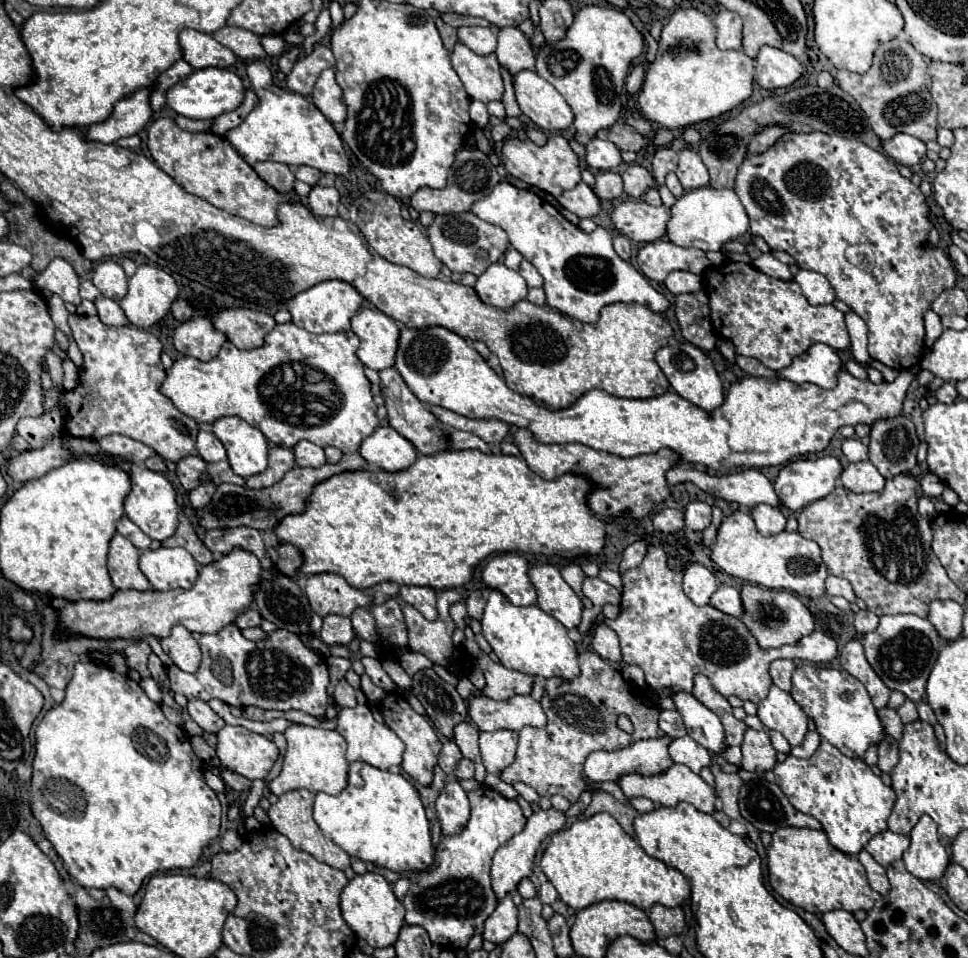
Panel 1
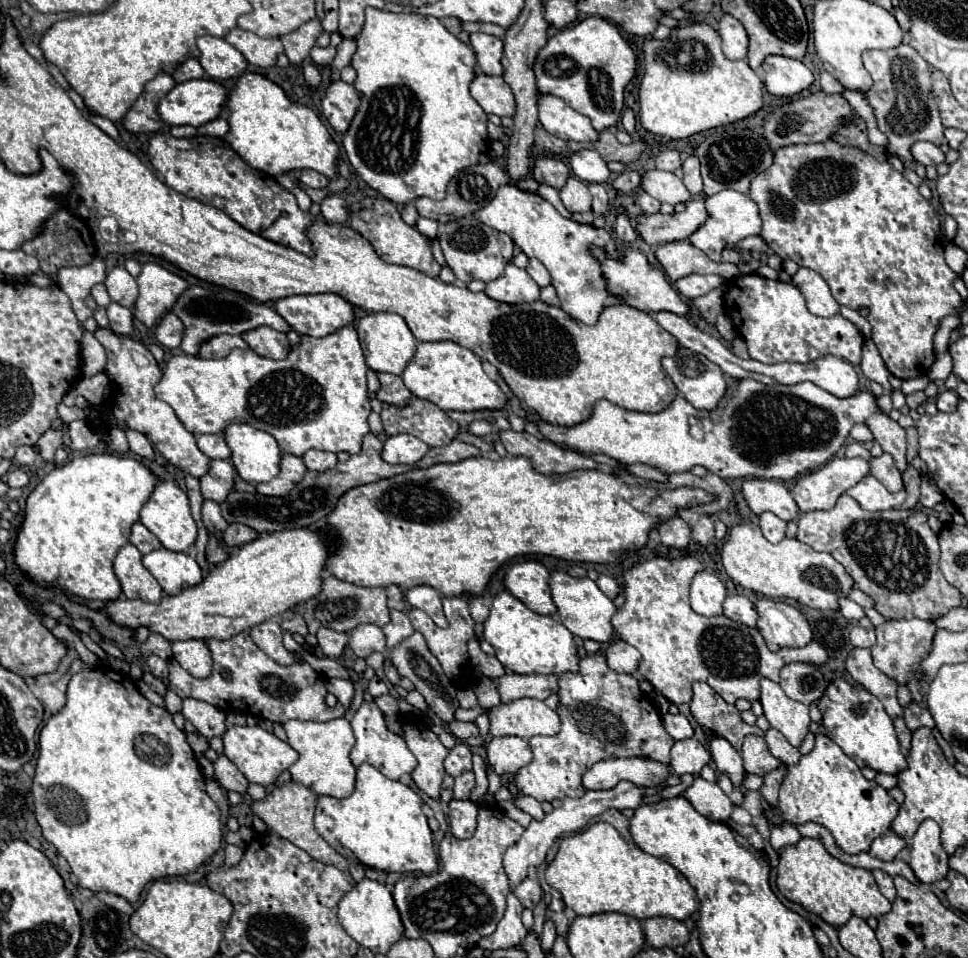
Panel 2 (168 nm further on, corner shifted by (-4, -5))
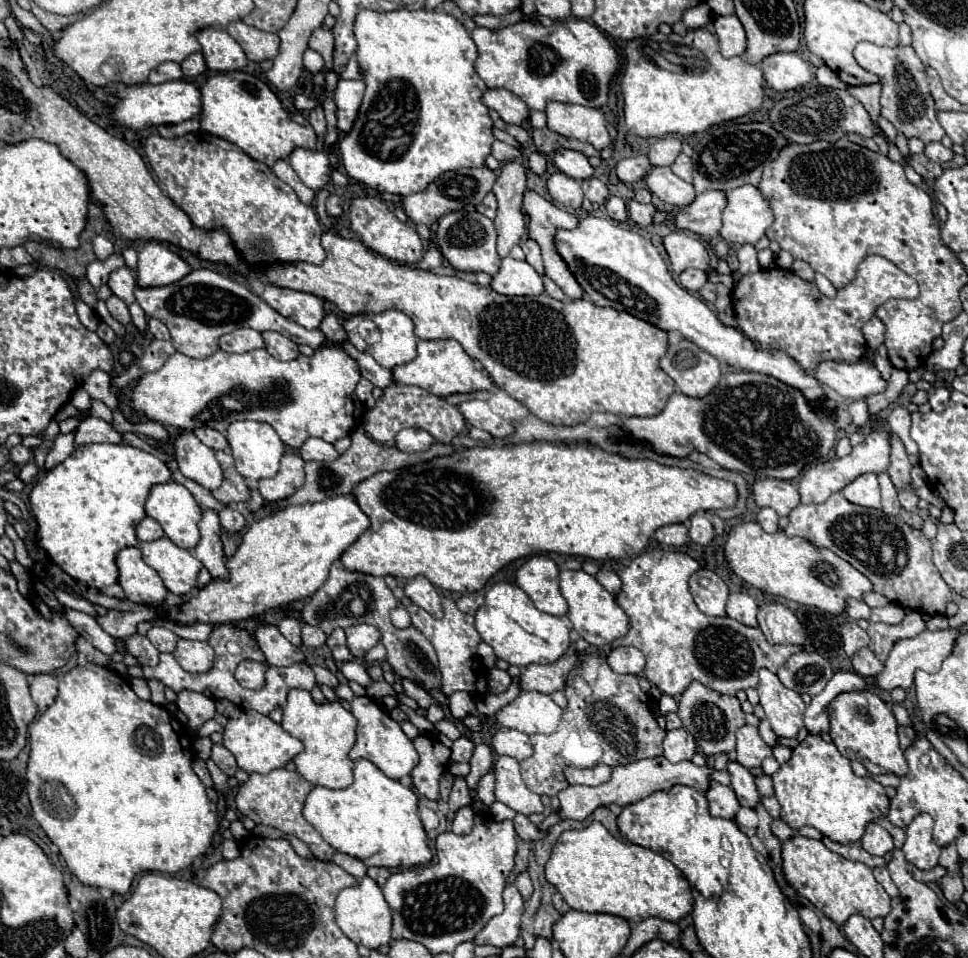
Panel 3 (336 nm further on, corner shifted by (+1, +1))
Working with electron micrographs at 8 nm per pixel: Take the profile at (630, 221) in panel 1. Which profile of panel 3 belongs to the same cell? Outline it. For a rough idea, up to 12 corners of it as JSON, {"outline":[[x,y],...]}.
{"outline":[[724,191],[700,193],[676,217],[702,239],[720,235]]}

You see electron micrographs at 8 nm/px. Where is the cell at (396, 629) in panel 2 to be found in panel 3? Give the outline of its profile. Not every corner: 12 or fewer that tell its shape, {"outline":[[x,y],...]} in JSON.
{"outline":[[396,607],[390,619],[400,629],[410,627],[410,615]]}

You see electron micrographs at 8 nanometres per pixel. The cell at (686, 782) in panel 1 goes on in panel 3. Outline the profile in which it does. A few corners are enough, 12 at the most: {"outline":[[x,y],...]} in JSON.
{"outline":[[710,783],[710,815],[734,819],[740,809],[730,787]]}

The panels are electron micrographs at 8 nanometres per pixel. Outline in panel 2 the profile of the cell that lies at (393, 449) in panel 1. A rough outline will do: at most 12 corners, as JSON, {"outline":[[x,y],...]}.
{"outline":[[391,435],[381,457],[415,465],[429,447],[413,435]]}

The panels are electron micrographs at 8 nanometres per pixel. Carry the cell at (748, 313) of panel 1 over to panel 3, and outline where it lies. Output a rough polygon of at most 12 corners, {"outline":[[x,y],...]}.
{"outline":[[880,255],[824,297],[772,267],[734,287],[738,327],[806,371],[866,355],[862,325],[918,283]]}

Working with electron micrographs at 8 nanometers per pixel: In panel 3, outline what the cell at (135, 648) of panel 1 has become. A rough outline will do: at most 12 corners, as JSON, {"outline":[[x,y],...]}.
{"outline":[[154,625],[148,639],[158,651],[172,653],[180,637]]}

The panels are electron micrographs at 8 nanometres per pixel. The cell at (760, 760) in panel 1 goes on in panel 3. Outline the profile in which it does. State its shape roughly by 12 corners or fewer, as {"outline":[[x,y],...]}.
{"outline":[[744,725],[736,735],[736,761],[760,767],[772,755],[758,727]]}

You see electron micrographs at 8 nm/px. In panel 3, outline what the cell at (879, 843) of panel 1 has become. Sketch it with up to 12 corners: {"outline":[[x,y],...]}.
{"outline":[[868,823],[862,847],[870,855],[894,849],[892,837],[878,823]]}

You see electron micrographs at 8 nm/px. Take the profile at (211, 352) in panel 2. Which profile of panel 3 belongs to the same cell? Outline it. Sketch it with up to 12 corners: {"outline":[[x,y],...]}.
{"outline":[[236,329],[220,339],[220,349],[246,353],[264,347],[262,333]]}

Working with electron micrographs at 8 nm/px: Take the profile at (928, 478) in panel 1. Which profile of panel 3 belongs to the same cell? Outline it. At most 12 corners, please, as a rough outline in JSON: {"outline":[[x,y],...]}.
{"outline":[[900,491],[902,509],[916,511],[918,497],[910,491]]}

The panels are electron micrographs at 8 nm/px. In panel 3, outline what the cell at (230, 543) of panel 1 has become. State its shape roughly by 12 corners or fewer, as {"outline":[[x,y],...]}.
{"outline":[[232,507],[218,513],[228,533],[238,533],[246,525],[244,515]]}

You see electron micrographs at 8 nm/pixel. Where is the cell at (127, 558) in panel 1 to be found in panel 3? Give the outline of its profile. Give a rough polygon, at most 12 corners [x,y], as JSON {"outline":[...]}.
{"outline":[[138,547],[118,553],[126,599],[144,607],[166,601],[160,575]]}

